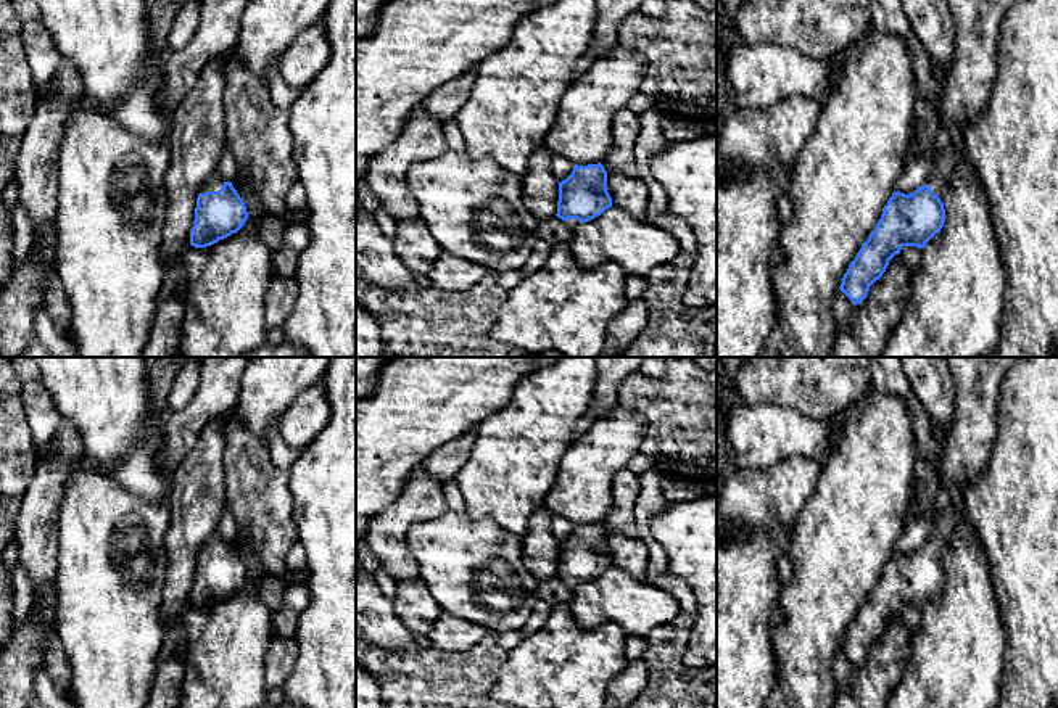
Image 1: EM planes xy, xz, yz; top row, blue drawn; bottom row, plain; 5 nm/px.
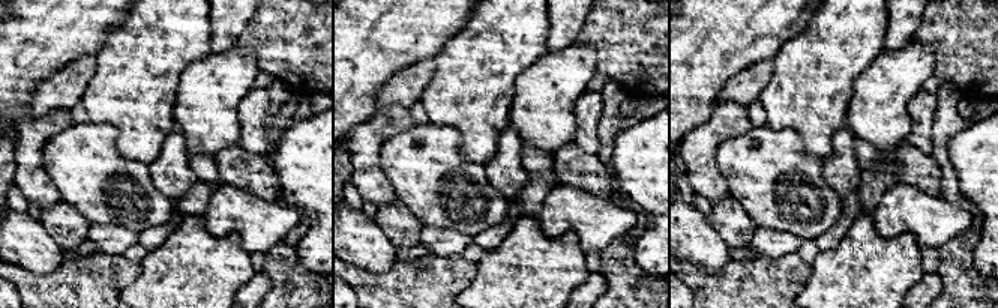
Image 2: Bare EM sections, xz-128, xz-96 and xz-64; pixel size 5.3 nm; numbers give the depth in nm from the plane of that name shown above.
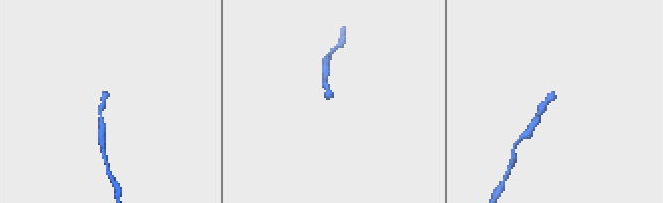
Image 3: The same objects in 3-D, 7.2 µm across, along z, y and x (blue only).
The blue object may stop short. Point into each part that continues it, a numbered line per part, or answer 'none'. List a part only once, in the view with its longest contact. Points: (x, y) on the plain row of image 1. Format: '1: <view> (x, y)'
1: xy (214, 543)

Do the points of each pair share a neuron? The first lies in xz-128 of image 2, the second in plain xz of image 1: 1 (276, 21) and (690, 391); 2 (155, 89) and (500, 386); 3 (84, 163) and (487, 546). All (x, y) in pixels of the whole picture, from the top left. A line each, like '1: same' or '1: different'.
1: same
2: different
3: same

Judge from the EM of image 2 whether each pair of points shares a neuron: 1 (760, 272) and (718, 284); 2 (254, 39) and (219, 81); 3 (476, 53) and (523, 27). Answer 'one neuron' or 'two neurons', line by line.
1: one neuron
2: two neurons
3: one neuron

